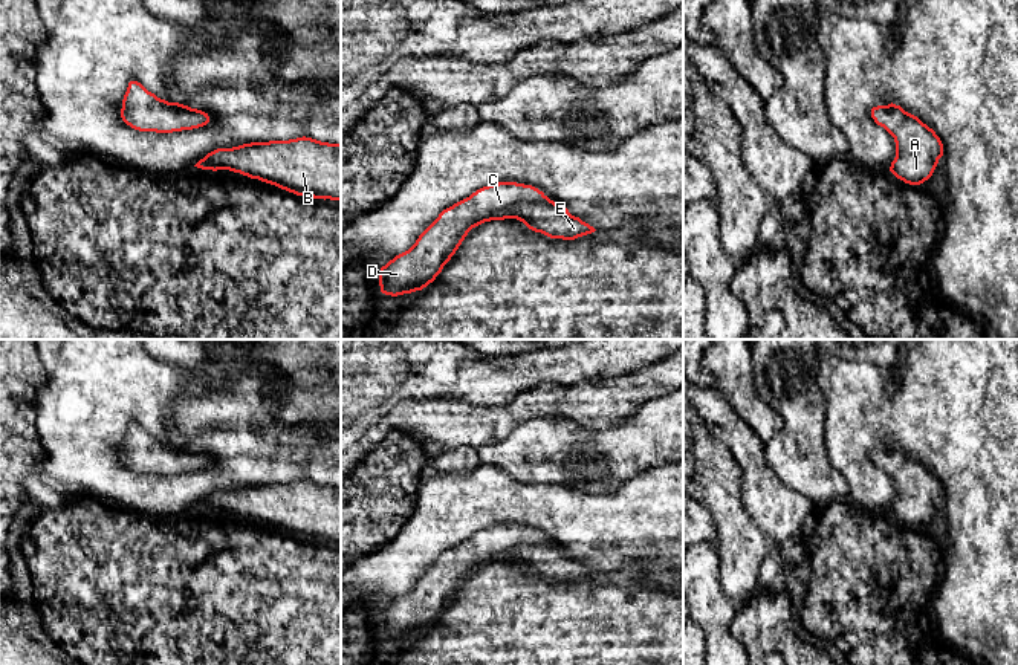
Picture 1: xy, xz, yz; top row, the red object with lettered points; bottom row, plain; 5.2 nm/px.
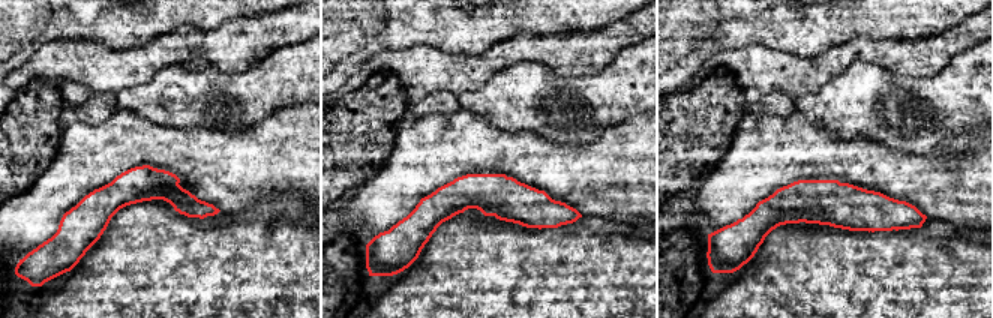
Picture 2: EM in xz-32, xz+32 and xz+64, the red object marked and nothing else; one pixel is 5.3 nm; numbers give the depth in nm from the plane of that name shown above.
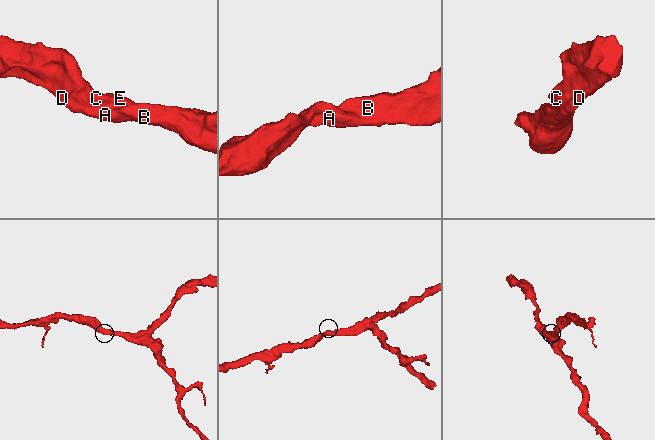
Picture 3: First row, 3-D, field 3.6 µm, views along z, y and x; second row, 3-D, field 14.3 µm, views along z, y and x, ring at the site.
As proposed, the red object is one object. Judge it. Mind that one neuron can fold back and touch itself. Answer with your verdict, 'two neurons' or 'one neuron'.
one neuron

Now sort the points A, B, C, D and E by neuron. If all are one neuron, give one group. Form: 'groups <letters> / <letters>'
groups A B C D E

